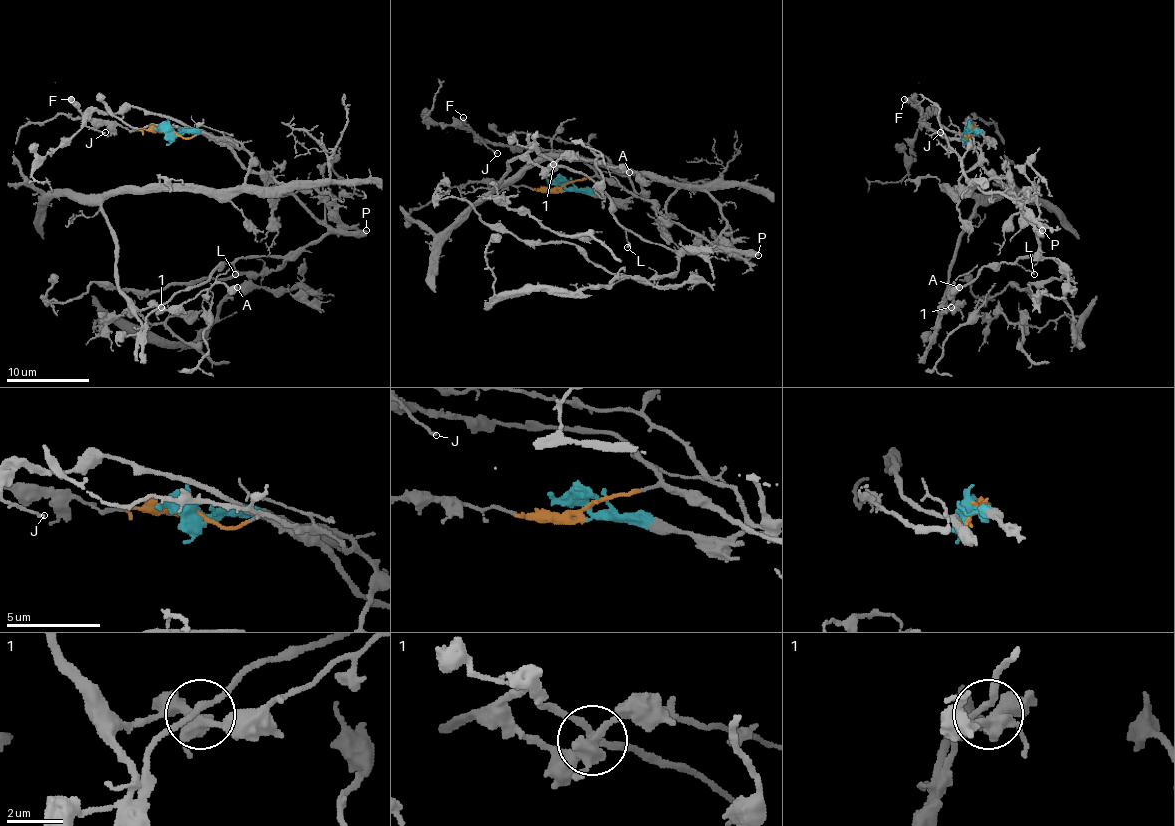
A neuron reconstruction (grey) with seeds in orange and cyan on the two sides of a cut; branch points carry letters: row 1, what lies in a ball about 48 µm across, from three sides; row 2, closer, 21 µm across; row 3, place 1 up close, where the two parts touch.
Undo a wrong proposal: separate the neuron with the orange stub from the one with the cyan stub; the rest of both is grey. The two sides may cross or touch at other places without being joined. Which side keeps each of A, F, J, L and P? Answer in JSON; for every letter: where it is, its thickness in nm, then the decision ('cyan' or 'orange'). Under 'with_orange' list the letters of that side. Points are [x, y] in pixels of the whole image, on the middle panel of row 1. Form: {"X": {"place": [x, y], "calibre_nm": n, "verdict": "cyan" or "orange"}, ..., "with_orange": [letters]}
{"A": {"place": [629, 172], "calibre_nm": 550, "verdict": "cyan"}, "F": {"place": [463, 117], "calibre_nm": 440, "verdict": "orange"}, "J": {"place": [497, 153], "calibre_nm": 150, "verdict": "orange"}, "L": {"place": [627, 247], "calibre_nm": 150, "verdict": "orange"}, "P": {"place": [758, 255], "calibre_nm": 480, "verdict": "orange"}, "with_orange": ["F", "J", "L", "P"]}

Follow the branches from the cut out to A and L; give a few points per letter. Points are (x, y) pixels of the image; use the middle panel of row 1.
A: (563, 187), (627, 200), (642, 179), (544, 158), (496, 189), (509, 162), (525, 158), (579, 156), (629, 173)
L: (563, 187), (613, 179), (719, 250), (677, 252), (627, 231), (627, 248)

